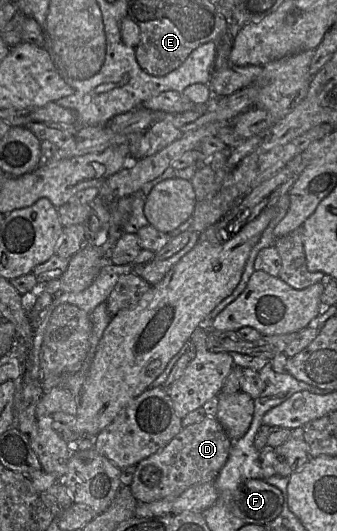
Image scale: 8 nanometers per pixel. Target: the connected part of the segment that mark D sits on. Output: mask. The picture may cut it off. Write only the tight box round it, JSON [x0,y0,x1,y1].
[130,415,232,503]

